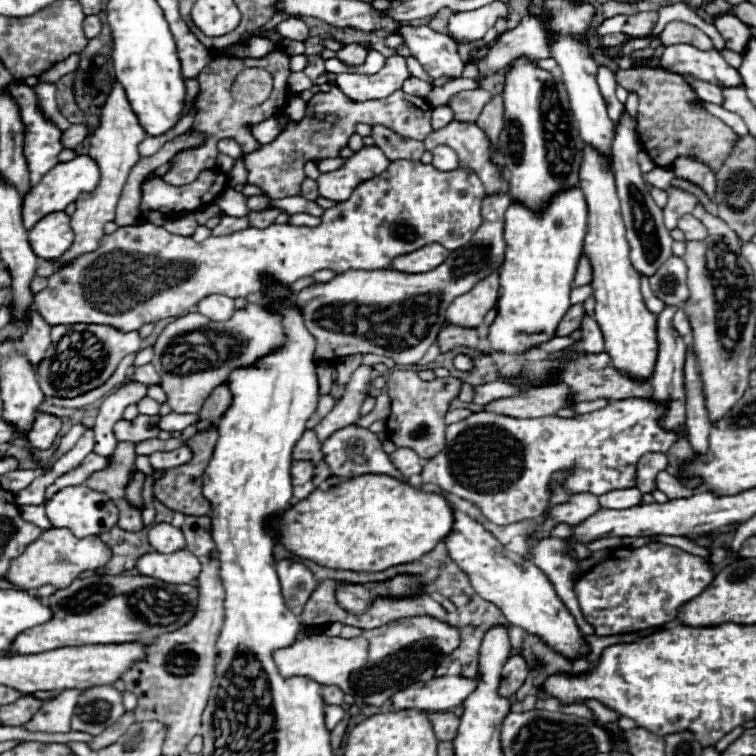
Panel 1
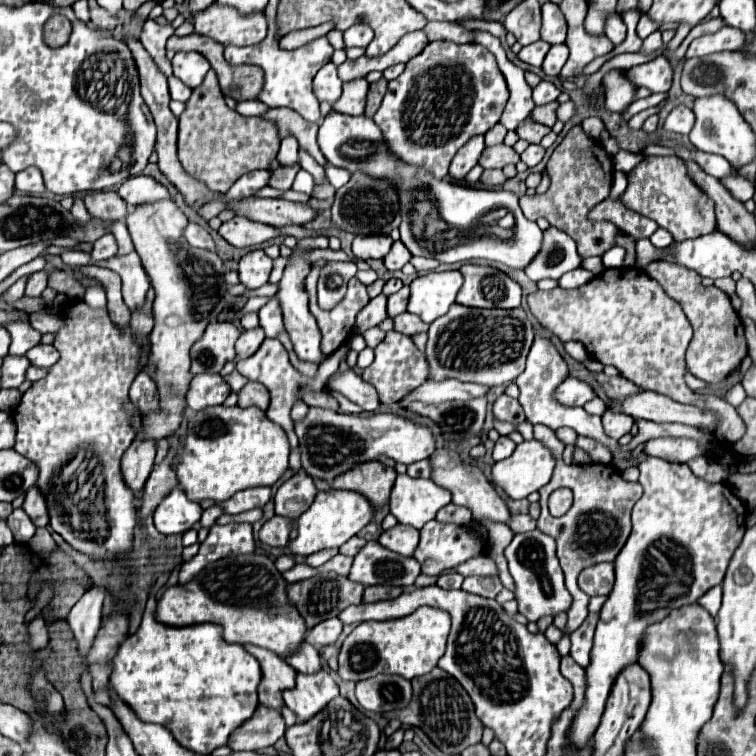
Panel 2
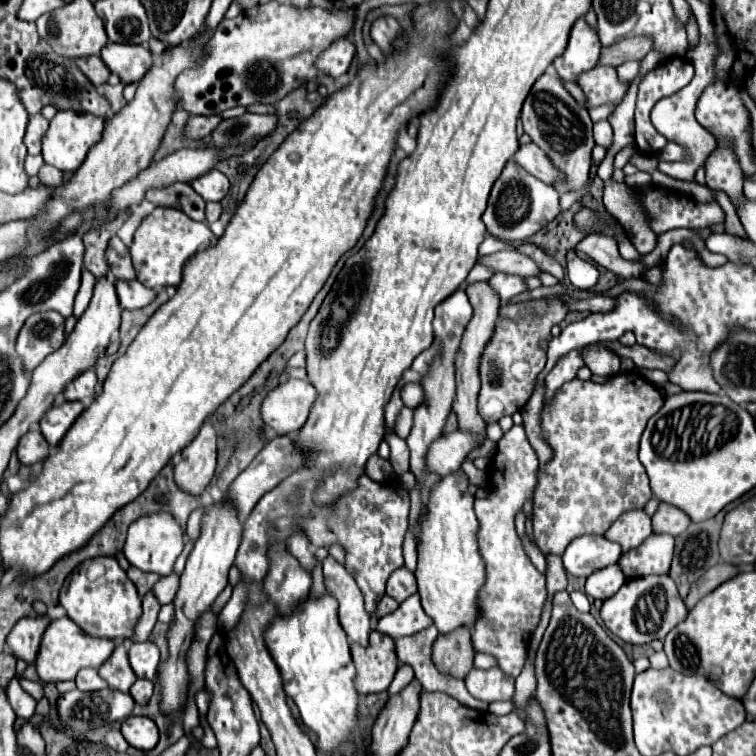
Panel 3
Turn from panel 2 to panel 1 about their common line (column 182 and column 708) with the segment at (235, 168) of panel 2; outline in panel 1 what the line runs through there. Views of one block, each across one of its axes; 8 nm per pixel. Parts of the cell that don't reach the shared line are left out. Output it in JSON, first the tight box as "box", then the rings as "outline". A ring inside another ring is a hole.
{"box":[616,68,738,172],"outline":[[[628,68],[616,70],[616,80],[620,86],[624,86],[626,90],[634,90],[640,96],[638,132],[642,150],[656,162],[656,166],[668,168],[674,164],[674,158],[690,156],[692,160],[710,166],[710,170],[714,172],[722,168],[722,162],[734,148],[734,142],[738,142],[738,134],[704,108],[692,104],[694,100],[698,100],[698,96],[690,88],[690,84],[682,80],[682,76],[662,70]]]}

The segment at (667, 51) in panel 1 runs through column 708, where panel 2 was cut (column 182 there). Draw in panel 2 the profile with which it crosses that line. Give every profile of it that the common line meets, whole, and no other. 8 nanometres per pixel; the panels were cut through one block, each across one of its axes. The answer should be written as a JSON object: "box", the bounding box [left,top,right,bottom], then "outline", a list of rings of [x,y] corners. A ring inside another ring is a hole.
{"box":[172,52,210,88],"outline":[[[176,52],[172,58],[172,68],[176,78],[180,78],[190,88],[196,88],[202,84],[206,72],[210,70],[210,64],[198,52]]]}

